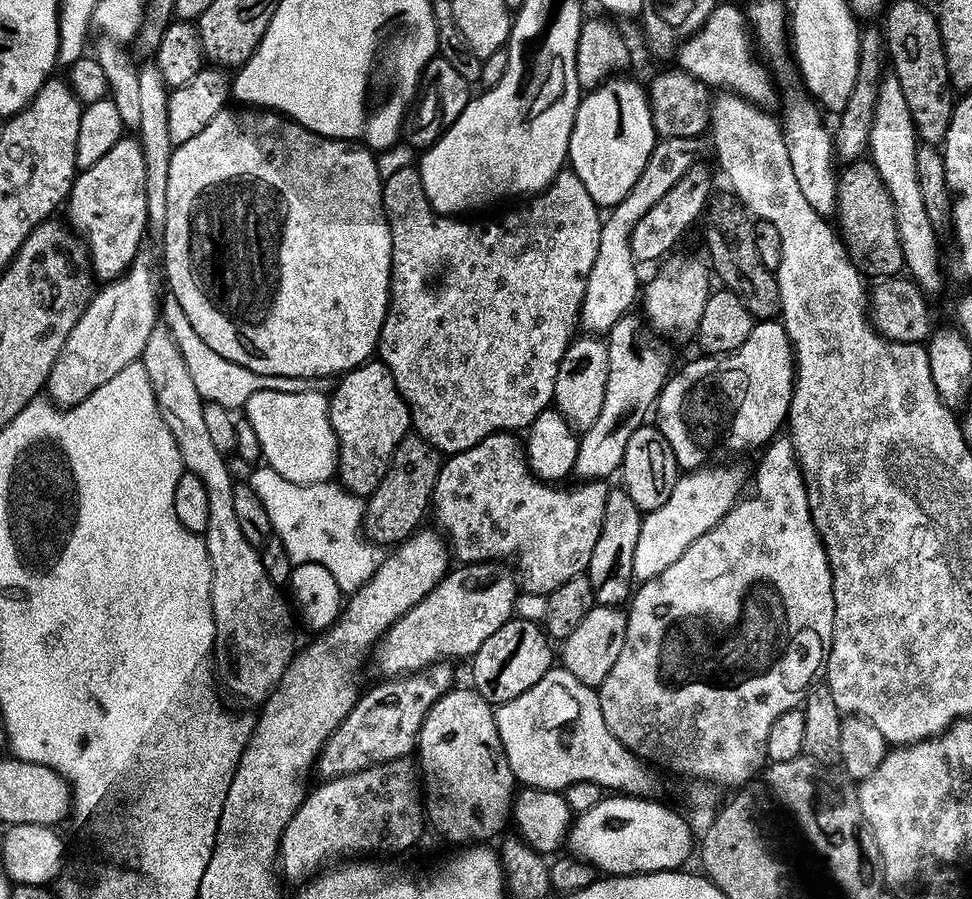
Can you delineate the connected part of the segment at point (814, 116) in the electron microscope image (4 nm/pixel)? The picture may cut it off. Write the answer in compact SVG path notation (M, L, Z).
M803 87L788 88L782 92L782 100L783 96L782 127L784 141L786 142L786 151L790 154L790 167L794 169L794 178L798 182L798 190L802 190L802 198L806 198L806 202L810 202L810 206L814 206L814 210L820 216L835 217L838 168L834 163L833 133L820 121L821 109L816 100Z

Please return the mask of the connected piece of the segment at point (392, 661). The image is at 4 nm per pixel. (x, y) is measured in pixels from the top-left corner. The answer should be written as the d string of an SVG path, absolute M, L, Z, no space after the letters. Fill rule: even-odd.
M484 561L449 569L422 602L385 632L372 654L382 675L394 678L445 660L467 659L476 653L490 634L513 617L518 604L516 596L520 590L515 575L495 568L491 561Z

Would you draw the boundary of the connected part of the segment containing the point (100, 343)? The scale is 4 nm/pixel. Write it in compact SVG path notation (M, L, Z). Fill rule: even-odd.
M138 253L122 276L107 281L80 315L49 372L46 392L57 405L81 404L98 386L110 382L118 370L141 359L148 336L158 326L160 297L145 253Z

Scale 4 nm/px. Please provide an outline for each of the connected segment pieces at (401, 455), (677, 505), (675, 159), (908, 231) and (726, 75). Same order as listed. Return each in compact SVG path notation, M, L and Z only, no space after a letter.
M409 434L398 442L398 446L392 455L392 467L378 482L378 490L367 497L364 505L364 522L362 531L371 543L377 546L383 544L399 545L408 539L413 532L421 527L420 524L430 512L432 491L436 485L436 479L440 473L442 453L426 438Z
M705 466L685 471L677 479L674 491L670 493L665 505L643 515L638 543L634 550L634 570L632 571L637 581L643 582L657 577L666 570L702 534L708 533L713 526L717 525L739 501L741 493L745 491L743 470L712 467Z
M697 137L660 138L652 147L650 158L646 158L646 166L642 166L642 174L638 174L638 182L630 186L630 194L622 198L603 217L598 242L598 258L594 258L594 266L590 266L590 278L586 280L586 294L580 307L579 327L588 334L607 334L622 317L633 311L632 303L637 303L638 293L642 288L642 279L636 273L638 261L632 252L632 235L634 226L642 222L646 210L654 210L654 205L682 178L689 170L697 167L700 156L700 143Z
M893 74L885 75L879 85L868 139L868 152L882 182L886 182L886 190L890 190L890 198L894 202L894 214L898 222L898 234L904 251L907 275L915 281L921 291L931 294L943 286L944 280L940 277L940 248L936 245L938 234L930 226L930 217L926 215L926 206L922 203L922 190L918 190L916 169L918 137L915 124L911 120L910 109L905 95L902 94L898 78Z
M717 3L716 9L710 14L710 18L706 18L706 22L693 36L687 37L684 43L678 49L679 67L688 72L694 78L698 78L704 84L715 86L722 84L729 93L742 96L746 100L751 100L757 106L768 106L772 99L777 99L778 92L772 89L773 77L770 75L769 69L758 59L757 53L754 51L754 40L750 35L748 22L743 11L740 12L732 4Z

